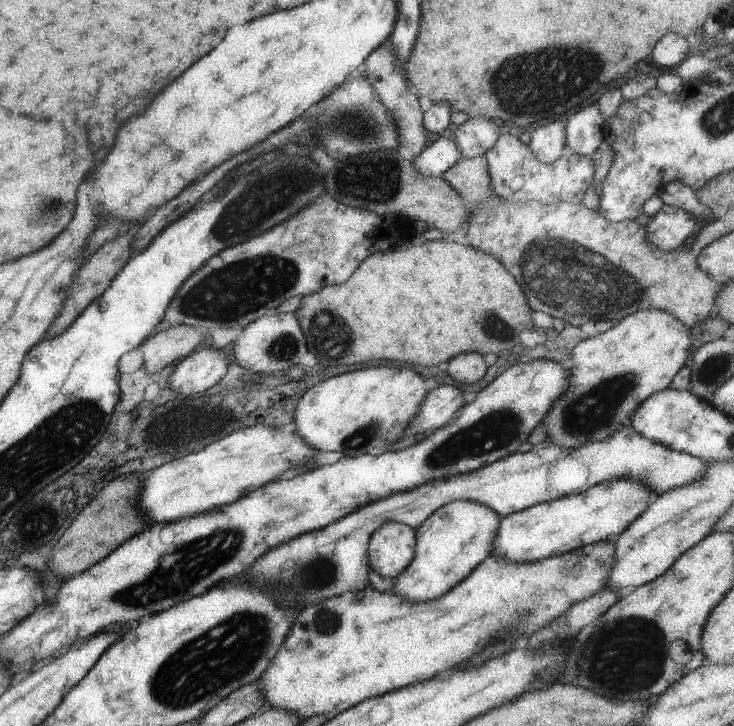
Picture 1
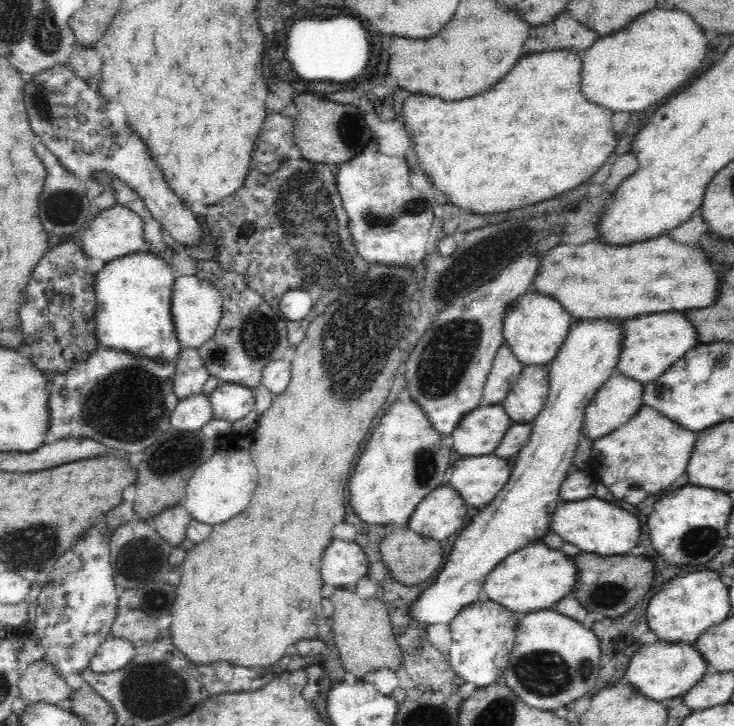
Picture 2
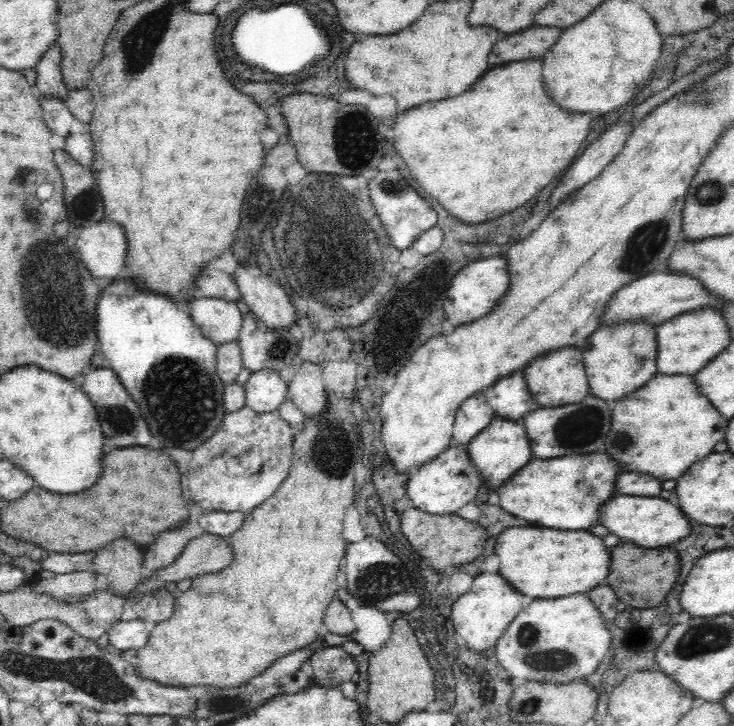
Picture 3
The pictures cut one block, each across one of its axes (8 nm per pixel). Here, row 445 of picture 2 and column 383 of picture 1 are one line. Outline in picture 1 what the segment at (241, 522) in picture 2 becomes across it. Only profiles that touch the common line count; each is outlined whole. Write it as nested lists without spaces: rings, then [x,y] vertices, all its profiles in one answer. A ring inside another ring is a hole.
[[[419,241],[416,243],[406,244],[403,247],[397,246],[397,248],[384,249],[381,252],[374,252],[369,256],[366,256],[358,263],[357,268],[353,270],[353,274],[337,285],[328,285],[320,288],[317,292],[302,296],[299,302],[299,308],[294,311],[295,318],[299,322],[299,328],[301,328],[301,334],[305,339],[305,346],[308,353],[313,354],[314,358],[319,362],[319,365],[323,366],[349,366],[350,368],[357,368],[363,366],[365,362],[400,362],[403,364],[409,364],[411,366],[435,366],[439,362],[447,362],[451,360],[453,356],[457,354],[463,354],[463,352],[477,352],[477,354],[503,354],[503,352],[512,352],[517,344],[520,344],[519,334],[523,330],[534,330],[534,322],[529,320],[529,306],[527,306],[527,300],[523,296],[524,291],[517,286],[517,281],[505,267],[495,260],[492,256],[477,250],[476,248],[461,245],[458,243],[452,243],[451,241]]]

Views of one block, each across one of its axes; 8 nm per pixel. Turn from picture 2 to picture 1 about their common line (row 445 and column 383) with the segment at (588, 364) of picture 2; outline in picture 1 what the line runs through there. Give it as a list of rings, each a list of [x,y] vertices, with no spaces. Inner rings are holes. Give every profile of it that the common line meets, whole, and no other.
[[[383,522],[368,537],[368,567],[377,576],[393,580],[413,560],[415,543],[415,529],[399,522]]]

